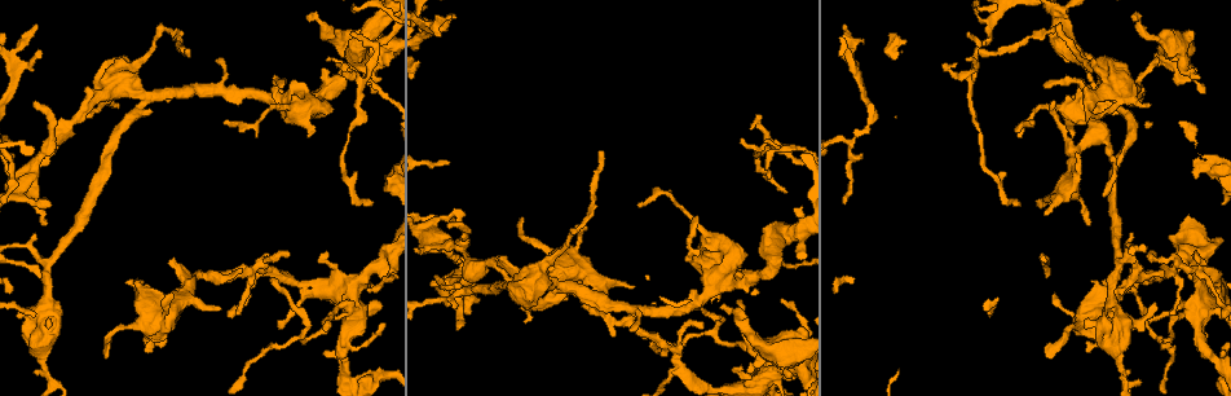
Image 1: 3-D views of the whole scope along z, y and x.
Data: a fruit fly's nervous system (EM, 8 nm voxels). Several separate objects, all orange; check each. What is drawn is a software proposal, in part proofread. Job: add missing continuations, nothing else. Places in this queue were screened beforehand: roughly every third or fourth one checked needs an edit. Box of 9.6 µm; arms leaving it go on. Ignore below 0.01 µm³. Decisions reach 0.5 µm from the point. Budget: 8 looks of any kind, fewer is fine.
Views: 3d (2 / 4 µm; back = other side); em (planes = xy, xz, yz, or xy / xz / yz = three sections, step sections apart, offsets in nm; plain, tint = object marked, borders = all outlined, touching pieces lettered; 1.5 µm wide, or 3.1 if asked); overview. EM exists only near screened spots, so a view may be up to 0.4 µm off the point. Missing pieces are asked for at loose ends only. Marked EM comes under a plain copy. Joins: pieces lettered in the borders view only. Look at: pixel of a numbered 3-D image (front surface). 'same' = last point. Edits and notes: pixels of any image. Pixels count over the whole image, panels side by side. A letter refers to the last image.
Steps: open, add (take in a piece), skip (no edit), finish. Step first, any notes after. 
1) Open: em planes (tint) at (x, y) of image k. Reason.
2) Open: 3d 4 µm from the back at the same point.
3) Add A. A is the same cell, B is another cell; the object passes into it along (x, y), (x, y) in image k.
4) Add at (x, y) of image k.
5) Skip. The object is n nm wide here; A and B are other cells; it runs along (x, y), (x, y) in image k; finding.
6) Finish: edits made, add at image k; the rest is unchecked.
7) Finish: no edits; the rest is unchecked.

Open: em planes (tint) at (1102, 280) of image 1. An open end.

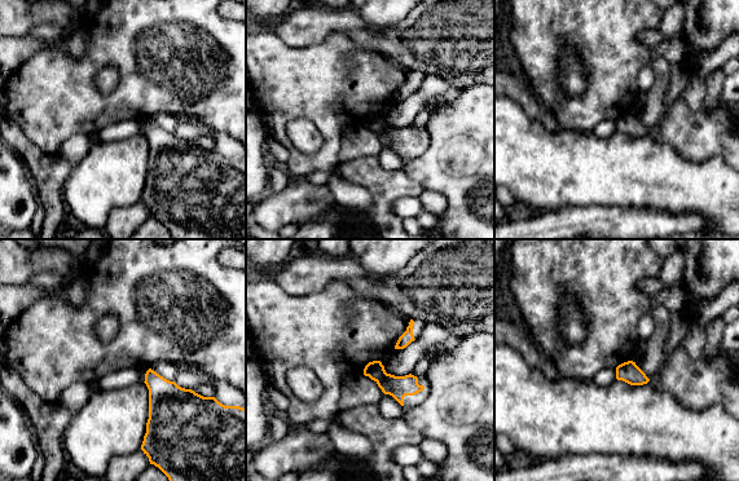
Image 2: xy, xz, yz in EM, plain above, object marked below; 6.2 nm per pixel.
Open: em planes (borders) at the same point. See the neighbours.

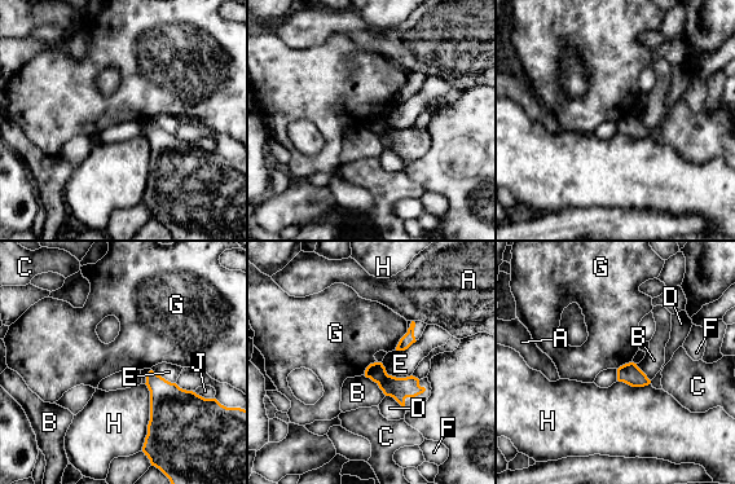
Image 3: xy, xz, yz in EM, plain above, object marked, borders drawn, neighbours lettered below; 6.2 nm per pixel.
Skip. A, B, C, D, E, F, G, H and J are other cells; a border runs along (408, 329), (395, 350) in image 3; no lettered piece goes on from it.

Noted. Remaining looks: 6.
Open: em planes (borders) at (1155, 305) of image 1. Branch stops here.

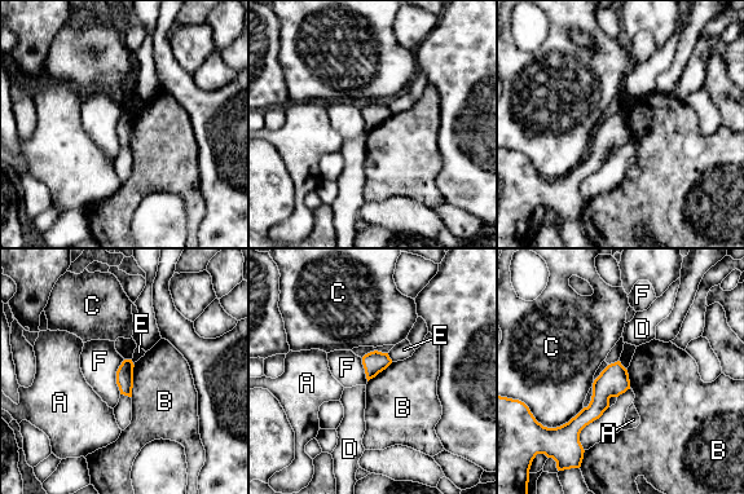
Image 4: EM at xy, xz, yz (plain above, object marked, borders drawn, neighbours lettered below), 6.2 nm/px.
Skip. A, B, C, D, E and F are other cells; a border runs along (133, 364), (131, 397) in image 4; no lettered piece goes on from it.

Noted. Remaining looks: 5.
Open: em xy step 4 (tint) at (656, 304) of image 1. Branch stops here.

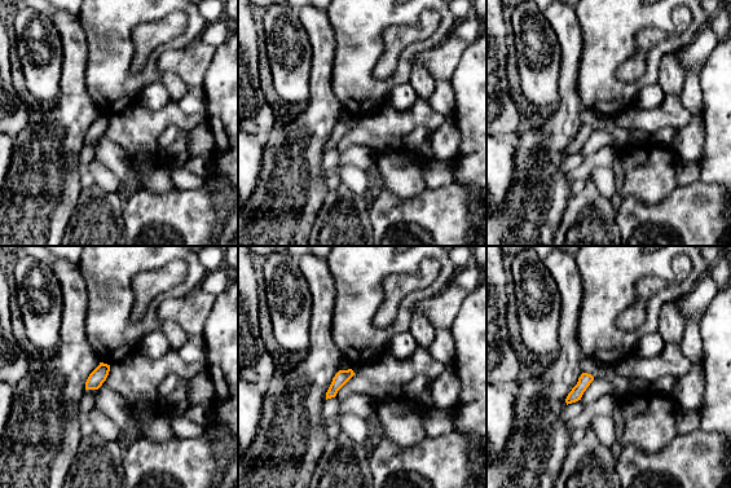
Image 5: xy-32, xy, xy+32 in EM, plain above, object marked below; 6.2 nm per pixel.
Open: em planes (borders) at the same point. Another direction.

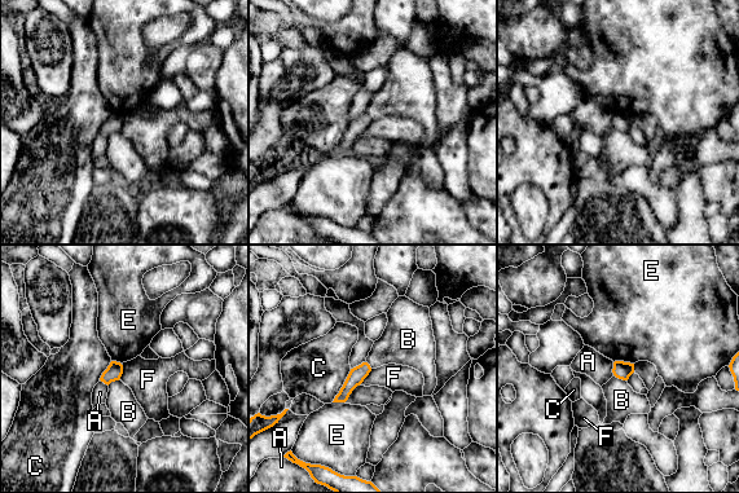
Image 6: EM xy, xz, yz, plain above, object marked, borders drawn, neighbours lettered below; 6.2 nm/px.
Skip. A, B, C, E and F are other cells; it runs along (365, 366), (338, 399) in image 6; no lettered piece goes on from it.

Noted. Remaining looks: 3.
Finish: no edits; the rest is unchecked.

